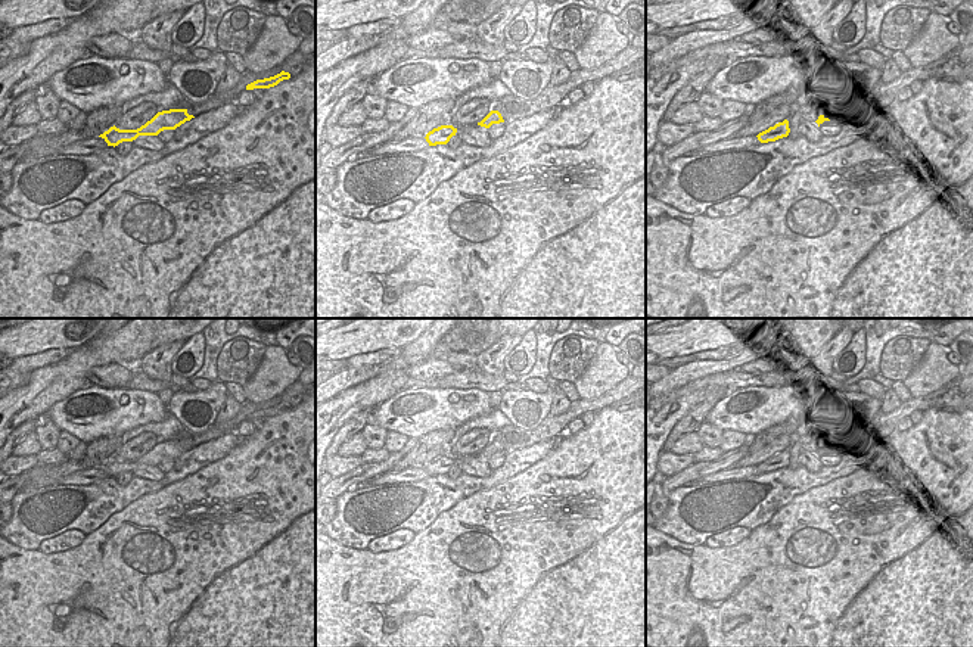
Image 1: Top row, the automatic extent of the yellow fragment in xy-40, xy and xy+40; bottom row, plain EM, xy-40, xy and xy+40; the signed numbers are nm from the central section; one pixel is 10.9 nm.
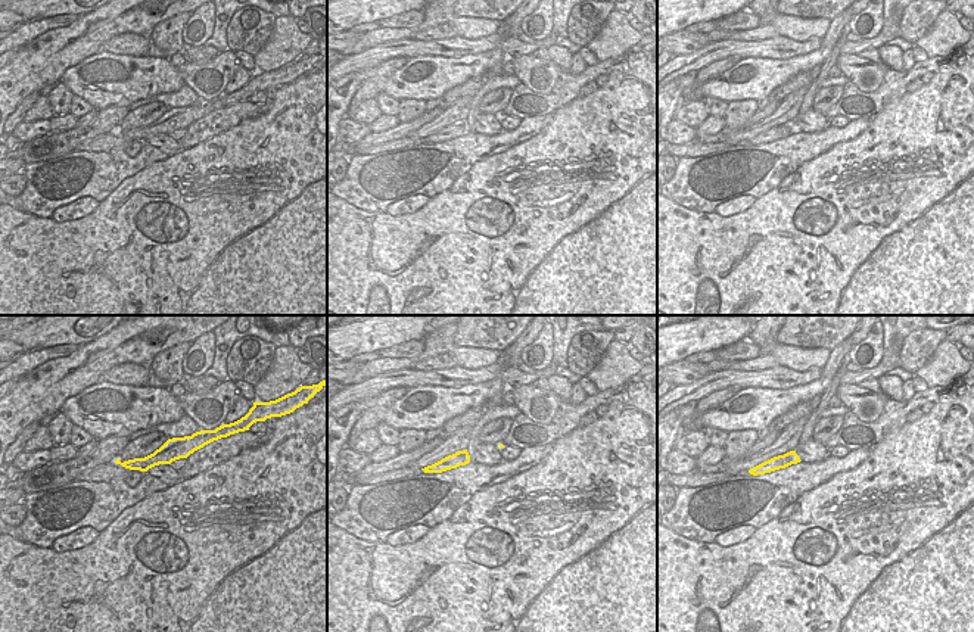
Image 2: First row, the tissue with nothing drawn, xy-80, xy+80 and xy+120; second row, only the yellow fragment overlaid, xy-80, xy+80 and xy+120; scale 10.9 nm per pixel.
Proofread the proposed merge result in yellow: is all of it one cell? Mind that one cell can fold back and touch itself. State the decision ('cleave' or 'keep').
keep

